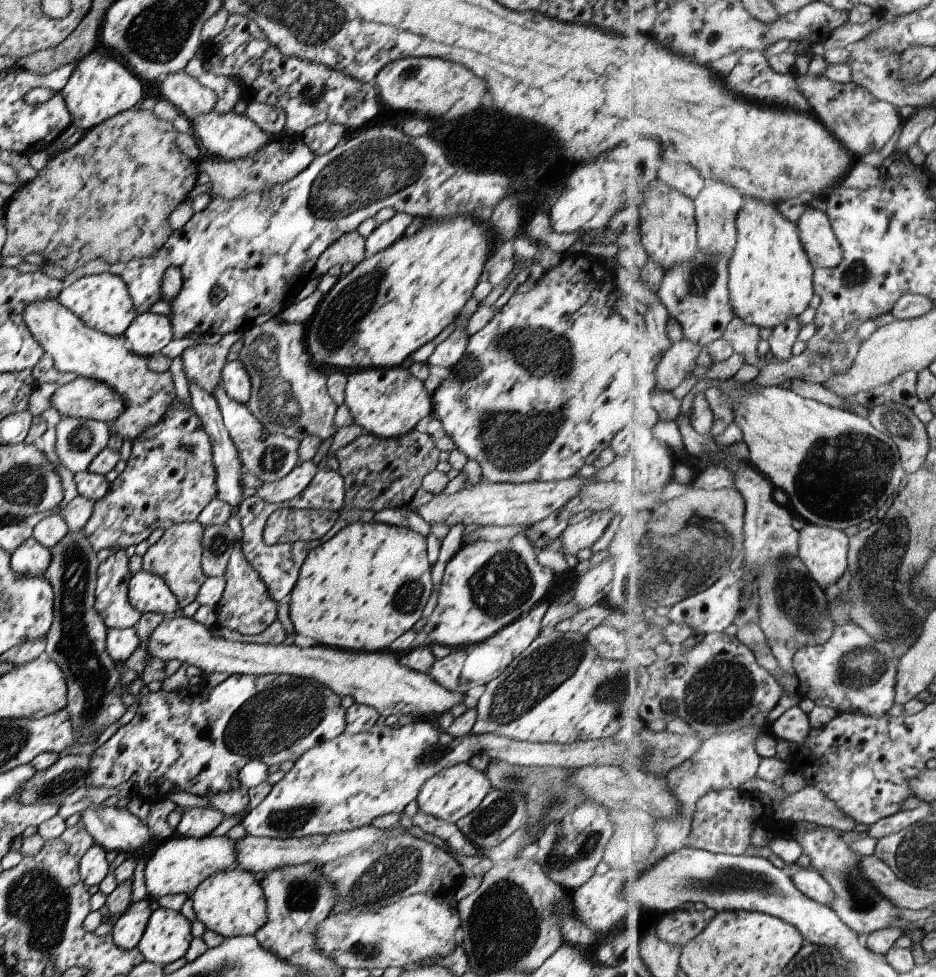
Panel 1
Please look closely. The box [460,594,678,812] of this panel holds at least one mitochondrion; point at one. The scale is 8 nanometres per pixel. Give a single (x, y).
(519, 691)

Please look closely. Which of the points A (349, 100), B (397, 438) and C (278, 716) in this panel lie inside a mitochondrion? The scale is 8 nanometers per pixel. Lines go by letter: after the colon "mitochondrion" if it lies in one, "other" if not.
A: mitochondrion
B: other
C: mitochondrion

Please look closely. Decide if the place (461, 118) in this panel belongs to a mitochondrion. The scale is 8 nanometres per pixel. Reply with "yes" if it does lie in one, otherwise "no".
no

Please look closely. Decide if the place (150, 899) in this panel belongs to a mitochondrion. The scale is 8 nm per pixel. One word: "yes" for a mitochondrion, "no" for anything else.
no

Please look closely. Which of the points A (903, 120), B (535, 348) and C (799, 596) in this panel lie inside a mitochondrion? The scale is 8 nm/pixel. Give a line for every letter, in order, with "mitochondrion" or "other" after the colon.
A: other
B: mitochondrion
C: mitochondrion

